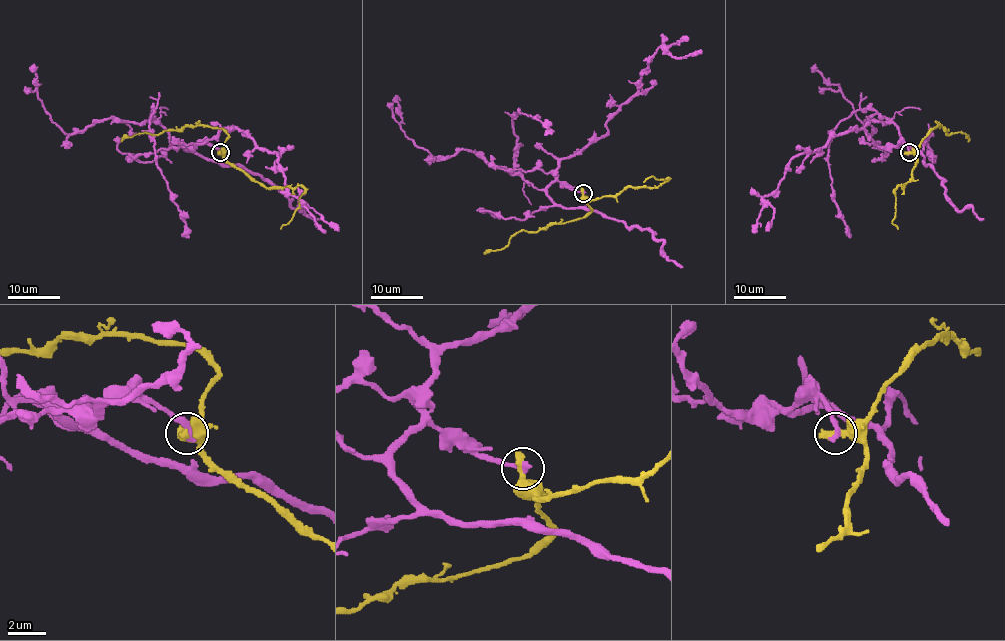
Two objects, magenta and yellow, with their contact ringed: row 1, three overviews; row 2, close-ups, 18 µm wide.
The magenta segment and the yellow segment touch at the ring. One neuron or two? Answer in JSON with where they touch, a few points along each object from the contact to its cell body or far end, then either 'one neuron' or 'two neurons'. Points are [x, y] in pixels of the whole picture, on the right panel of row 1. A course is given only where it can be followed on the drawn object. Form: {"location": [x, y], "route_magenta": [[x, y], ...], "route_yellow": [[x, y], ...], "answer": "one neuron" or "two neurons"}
{"location": [909, 152], "route_magenta": [[908, 152], [903, 143], [879, 146], [853, 129], [798, 153], [764, 197], [773, 209], [766, 231]], "route_yellow": [[908, 152], [917, 159], [912, 168], [912, 177], [903, 188], [895, 189], [892, 220], [898, 228]], "answer": "two neurons"}

